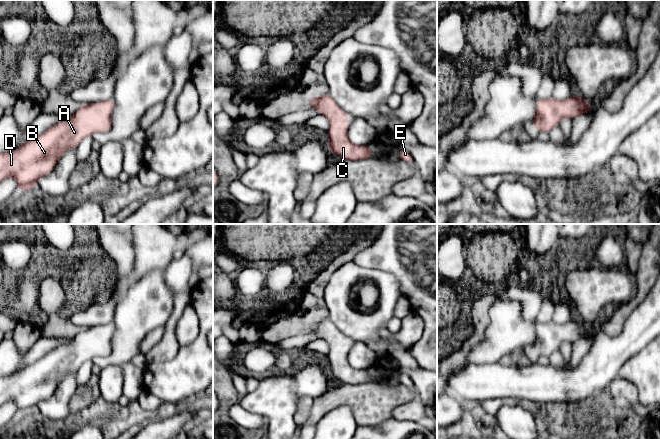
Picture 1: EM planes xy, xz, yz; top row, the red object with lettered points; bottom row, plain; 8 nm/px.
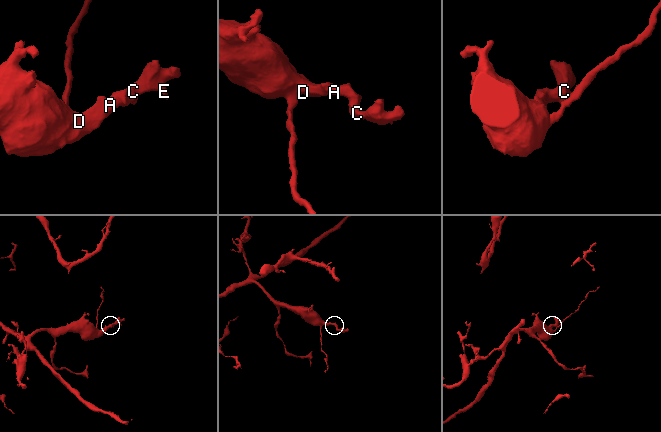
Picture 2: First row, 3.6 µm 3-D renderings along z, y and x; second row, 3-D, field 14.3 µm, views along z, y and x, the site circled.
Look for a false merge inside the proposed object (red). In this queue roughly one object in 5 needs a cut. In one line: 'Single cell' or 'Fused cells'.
Single cell

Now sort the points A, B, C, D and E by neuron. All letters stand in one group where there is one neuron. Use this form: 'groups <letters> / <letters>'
groups A B C D E

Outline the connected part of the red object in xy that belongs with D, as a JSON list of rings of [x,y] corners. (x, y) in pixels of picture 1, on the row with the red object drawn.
[[[113,98],[82,105],[69,119],[60,121],[47,131],[19,146],[0,153],[0,182],[13,177],[20,192],[34,189],[40,178],[52,172],[65,151],[76,148],[87,136],[95,132],[108,133],[112,128],[111,115],[115,108]]]

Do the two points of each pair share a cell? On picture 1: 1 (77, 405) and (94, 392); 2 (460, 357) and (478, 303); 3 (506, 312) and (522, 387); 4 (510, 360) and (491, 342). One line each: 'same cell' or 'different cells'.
1: same cell
2: same cell
3: different cells
4: different cells

